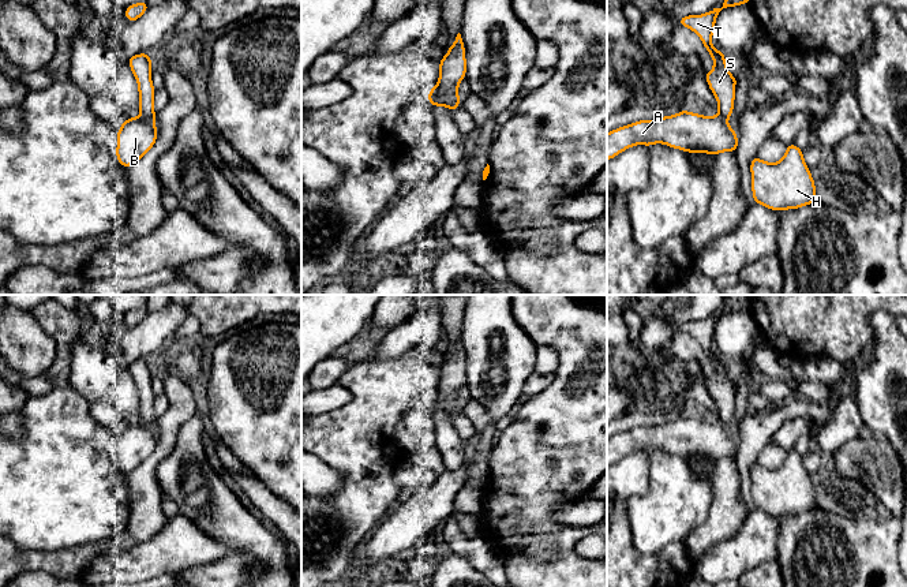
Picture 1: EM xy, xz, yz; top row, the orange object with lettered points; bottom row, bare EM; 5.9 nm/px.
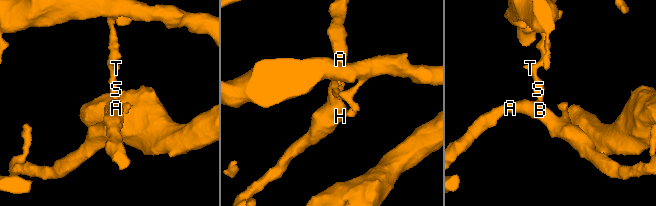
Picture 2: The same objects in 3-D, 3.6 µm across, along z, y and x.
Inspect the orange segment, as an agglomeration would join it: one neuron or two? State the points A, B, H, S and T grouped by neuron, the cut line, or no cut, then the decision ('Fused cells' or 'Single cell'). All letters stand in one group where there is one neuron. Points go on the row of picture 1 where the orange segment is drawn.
Groups: A B H / S T. Split along xy (142, 116), (153, 120). Fused cells

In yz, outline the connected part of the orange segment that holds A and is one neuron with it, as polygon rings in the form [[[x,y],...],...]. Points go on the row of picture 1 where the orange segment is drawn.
[[[682,109],[676,115],[655,120],[638,120],[615,128],[607,134],[607,161],[637,145],[663,143],[686,153],[708,153],[738,150],[737,131],[726,119],[704,116]]]

